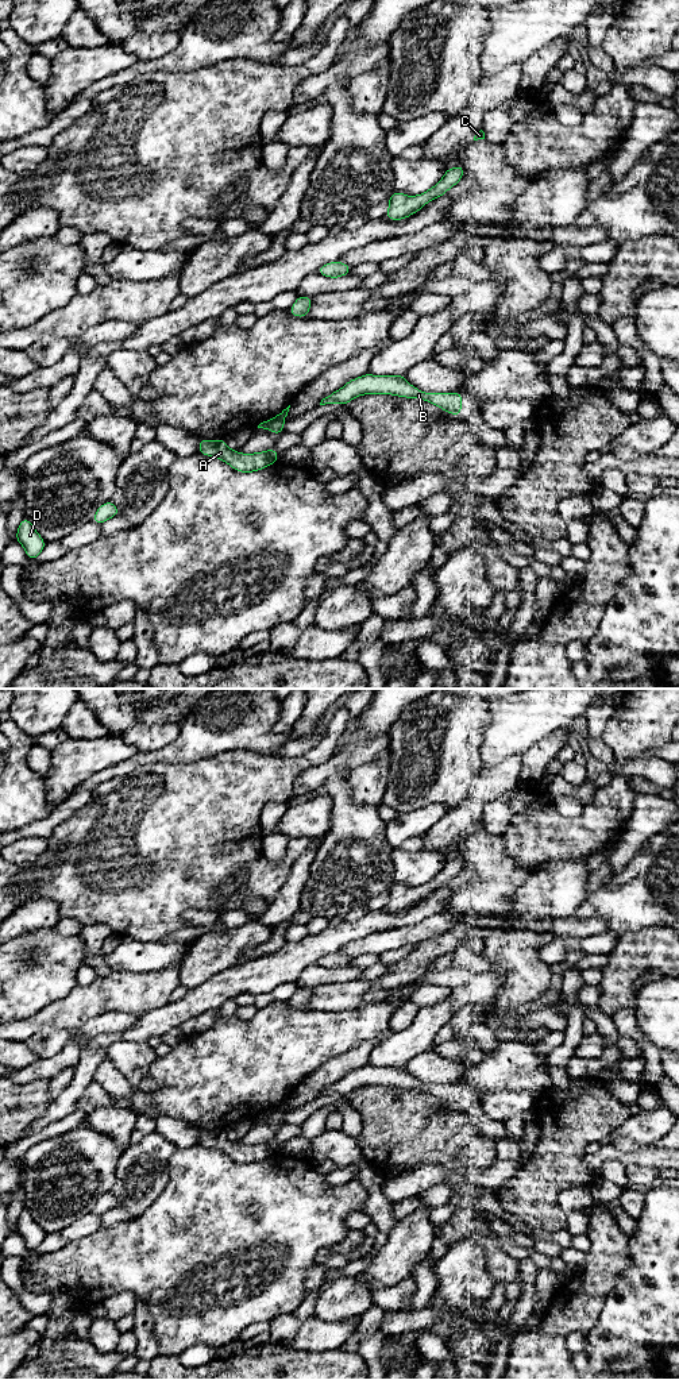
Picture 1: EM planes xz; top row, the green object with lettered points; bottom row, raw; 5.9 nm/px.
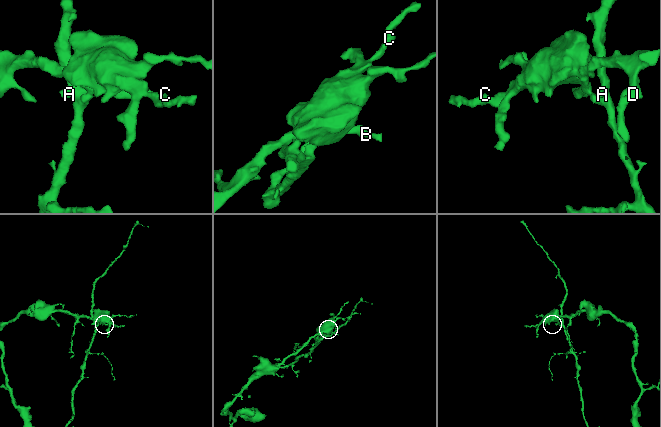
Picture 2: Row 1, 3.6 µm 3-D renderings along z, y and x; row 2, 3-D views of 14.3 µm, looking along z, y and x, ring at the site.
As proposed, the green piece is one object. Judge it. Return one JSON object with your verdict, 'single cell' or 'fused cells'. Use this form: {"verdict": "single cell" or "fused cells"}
{"verdict": "fused cells"}

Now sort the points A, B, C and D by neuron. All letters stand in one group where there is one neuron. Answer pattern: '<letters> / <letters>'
A / B C D

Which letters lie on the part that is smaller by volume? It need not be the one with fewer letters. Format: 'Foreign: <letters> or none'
Foreign: A

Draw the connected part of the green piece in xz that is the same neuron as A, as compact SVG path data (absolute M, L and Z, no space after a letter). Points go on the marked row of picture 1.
M201 439L198 452L221 459L239 473L254 473L278 462L278 451L275 448L254 454L240 454L228 448L224 439Z

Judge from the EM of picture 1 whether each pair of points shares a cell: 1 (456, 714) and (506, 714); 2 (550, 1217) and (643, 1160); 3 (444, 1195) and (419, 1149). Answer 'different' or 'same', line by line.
1: different
2: different
3: different

